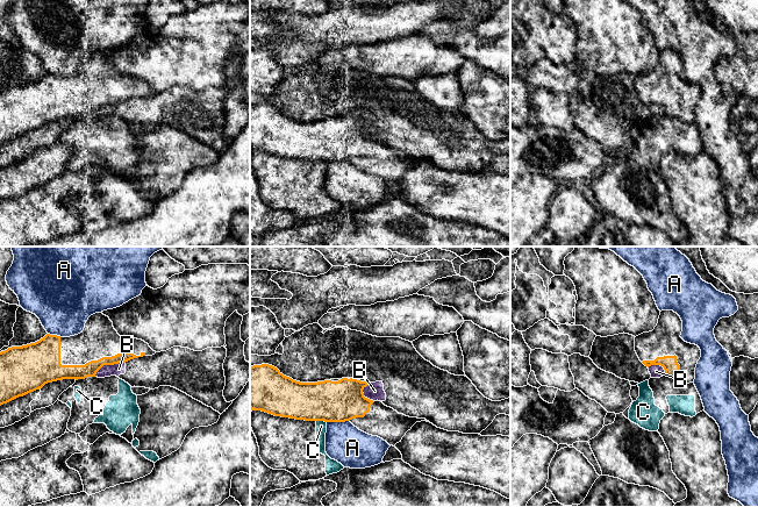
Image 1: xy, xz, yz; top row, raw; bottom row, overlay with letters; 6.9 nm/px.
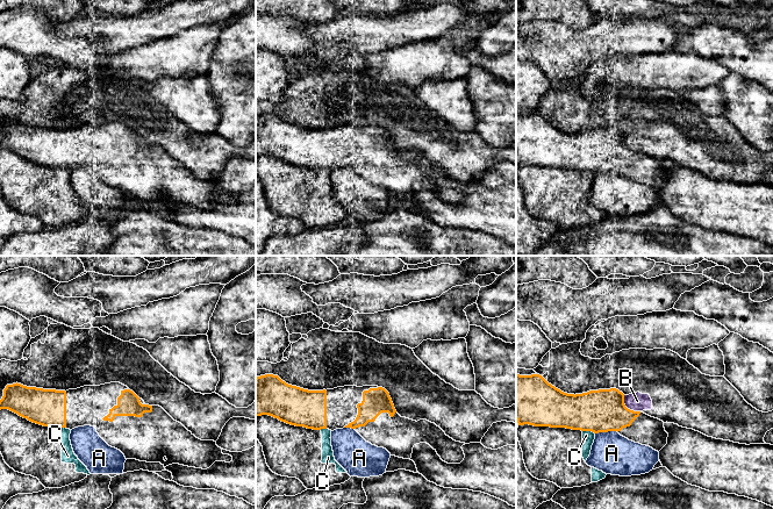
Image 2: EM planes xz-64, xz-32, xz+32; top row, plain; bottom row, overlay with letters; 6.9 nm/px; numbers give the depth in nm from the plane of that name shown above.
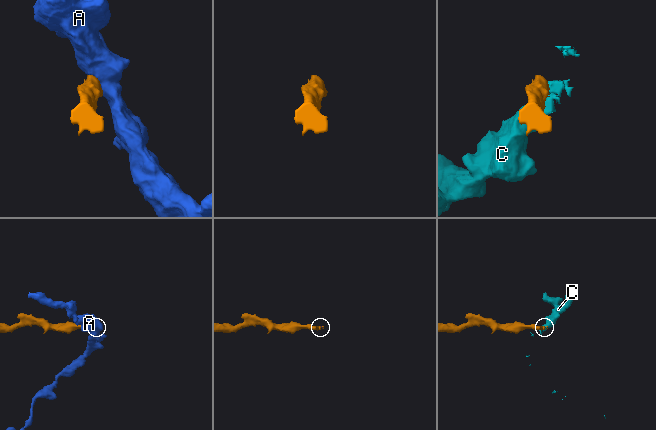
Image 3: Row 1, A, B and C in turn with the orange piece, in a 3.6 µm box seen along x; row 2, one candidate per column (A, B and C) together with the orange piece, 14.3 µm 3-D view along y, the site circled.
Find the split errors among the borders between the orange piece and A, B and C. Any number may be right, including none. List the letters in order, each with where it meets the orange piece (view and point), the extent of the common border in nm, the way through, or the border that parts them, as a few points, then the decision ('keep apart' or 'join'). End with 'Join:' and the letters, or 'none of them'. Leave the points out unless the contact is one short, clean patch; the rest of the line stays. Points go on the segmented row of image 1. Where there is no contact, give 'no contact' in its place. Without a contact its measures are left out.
A: xz (337, 421) | 160 nm | keep apart
B: xy (108, 364) | 240 nm | keep apart
C: xz (321, 420) | 70 nm | along xz (316, 420), (326, 422) | keep apart
Join: none of them

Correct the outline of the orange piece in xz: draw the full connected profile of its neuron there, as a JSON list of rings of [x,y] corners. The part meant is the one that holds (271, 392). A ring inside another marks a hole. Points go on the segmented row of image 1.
[[[262,364],[250,366],[250,409],[262,410],[274,416],[305,421],[345,422],[350,421],[359,430],[378,436],[389,445],[401,442],[416,422],[426,419],[399,414],[381,401],[364,397],[363,390],[369,381],[353,378],[330,379],[317,383],[300,383],[284,376],[277,367]]]

